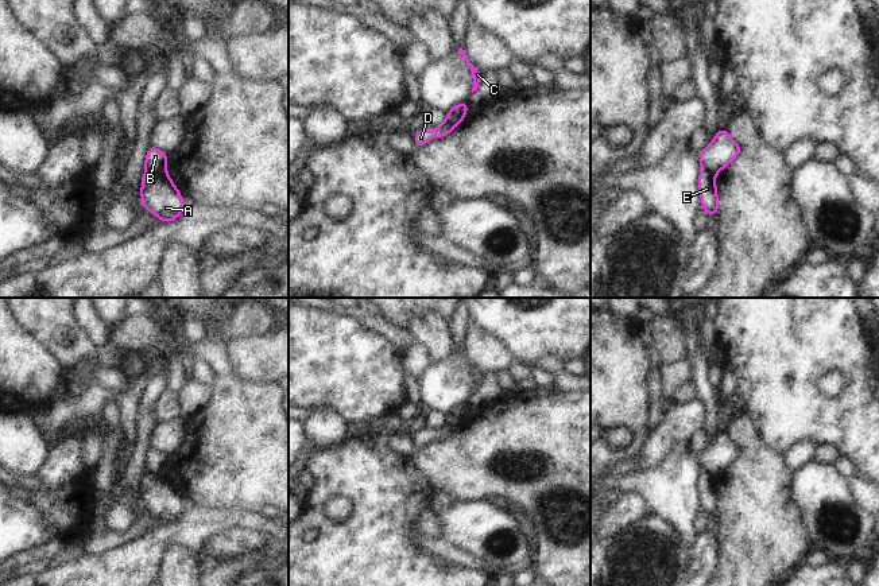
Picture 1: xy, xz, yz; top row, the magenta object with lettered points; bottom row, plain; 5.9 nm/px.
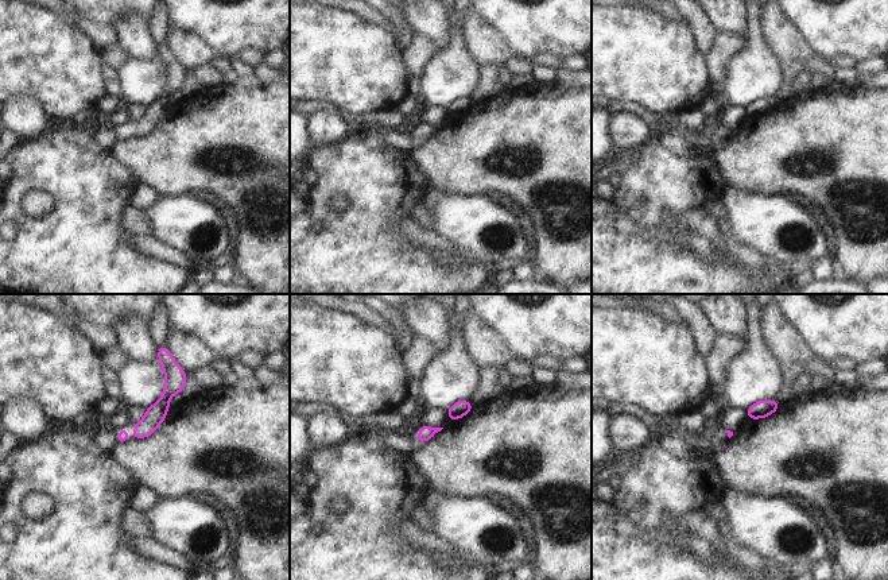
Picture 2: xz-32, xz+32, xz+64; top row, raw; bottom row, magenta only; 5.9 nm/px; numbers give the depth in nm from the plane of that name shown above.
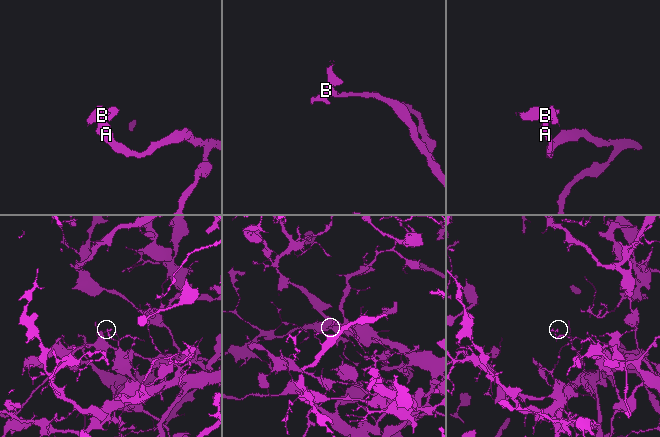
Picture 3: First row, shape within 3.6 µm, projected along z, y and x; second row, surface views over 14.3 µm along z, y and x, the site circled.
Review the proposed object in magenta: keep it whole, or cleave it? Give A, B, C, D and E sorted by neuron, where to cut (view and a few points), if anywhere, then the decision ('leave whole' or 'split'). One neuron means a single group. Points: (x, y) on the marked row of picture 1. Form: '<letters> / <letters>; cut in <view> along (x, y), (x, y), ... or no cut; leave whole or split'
A E / B C D; cut in xy along (163, 167), (147, 171); split

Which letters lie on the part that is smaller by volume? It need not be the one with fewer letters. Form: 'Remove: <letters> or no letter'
Remove: B, C, D

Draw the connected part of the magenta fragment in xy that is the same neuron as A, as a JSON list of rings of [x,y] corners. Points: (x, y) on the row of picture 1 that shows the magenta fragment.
[[[147,171],[142,176],[142,206],[162,218],[163,222],[174,221],[186,206],[181,193],[171,182],[167,171]]]

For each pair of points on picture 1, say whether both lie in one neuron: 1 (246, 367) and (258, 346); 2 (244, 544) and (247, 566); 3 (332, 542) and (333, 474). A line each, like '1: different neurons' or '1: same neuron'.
1: same neuron
2: different neurons
3: same neuron

